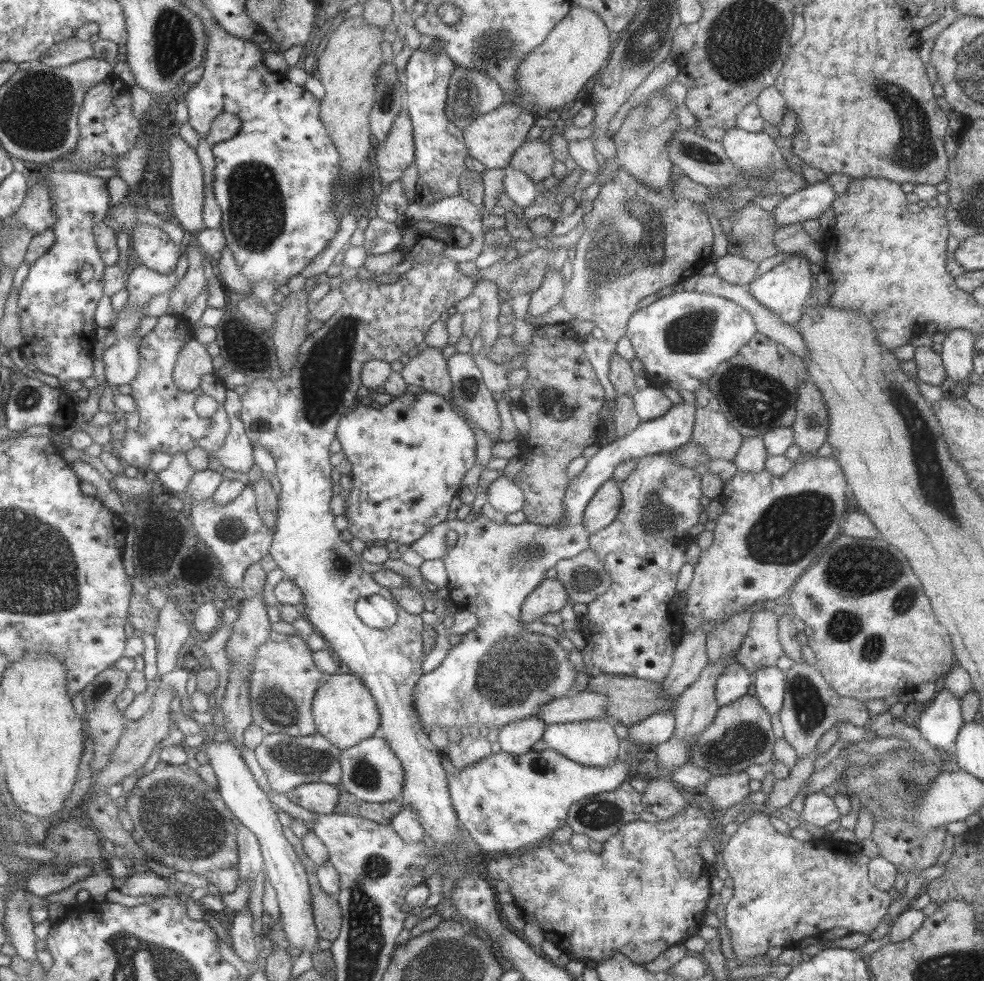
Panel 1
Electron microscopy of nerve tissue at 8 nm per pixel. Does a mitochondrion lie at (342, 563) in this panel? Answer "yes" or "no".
yes

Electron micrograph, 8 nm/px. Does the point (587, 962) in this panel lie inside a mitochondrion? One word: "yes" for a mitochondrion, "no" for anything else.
no

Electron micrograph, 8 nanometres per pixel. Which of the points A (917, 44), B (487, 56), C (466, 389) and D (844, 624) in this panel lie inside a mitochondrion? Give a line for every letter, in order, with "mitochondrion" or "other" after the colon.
A: other
B: mitochondrion
C: mitochondrion
D: mitochondrion

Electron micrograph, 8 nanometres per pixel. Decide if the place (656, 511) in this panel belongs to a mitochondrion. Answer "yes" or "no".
yes

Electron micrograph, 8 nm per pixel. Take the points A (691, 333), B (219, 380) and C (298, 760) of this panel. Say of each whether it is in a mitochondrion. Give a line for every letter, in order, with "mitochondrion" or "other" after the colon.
A: mitochondrion
B: other
C: mitochondrion

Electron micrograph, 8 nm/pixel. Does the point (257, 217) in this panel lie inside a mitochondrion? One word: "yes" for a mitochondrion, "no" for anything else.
yes

